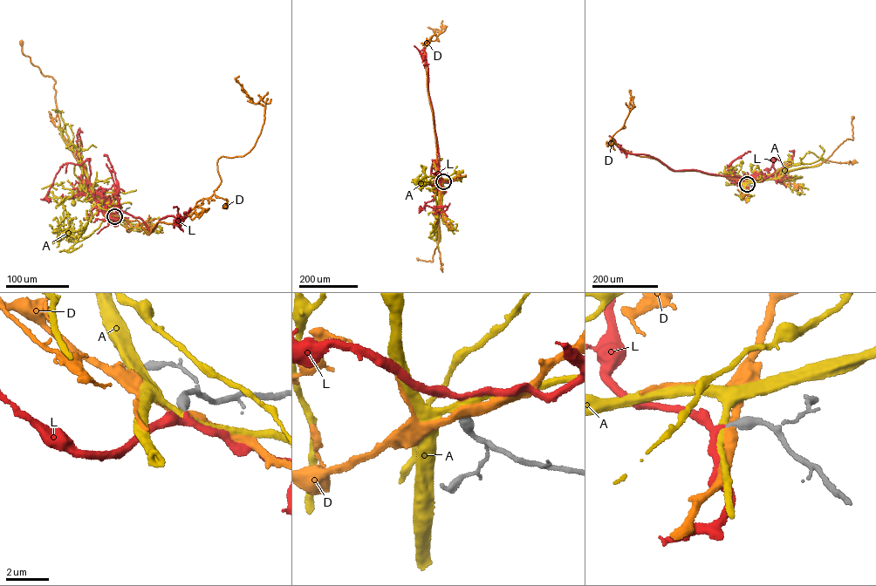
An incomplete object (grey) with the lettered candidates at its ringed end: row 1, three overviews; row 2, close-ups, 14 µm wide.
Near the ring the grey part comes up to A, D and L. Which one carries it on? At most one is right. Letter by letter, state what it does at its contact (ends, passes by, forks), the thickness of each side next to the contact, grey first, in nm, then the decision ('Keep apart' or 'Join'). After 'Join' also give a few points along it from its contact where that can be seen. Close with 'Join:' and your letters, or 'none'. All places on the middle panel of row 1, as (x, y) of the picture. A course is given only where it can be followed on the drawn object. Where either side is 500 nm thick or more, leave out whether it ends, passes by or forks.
A: It passes by. Thickness 360 nm (grey) against 280 nm. Keep apart
D: It passes by. Thickness 440 nm (grey) against 440 nm. Keep apart
L: It passes by. Thickness 300 nm (grey) against 240 nm. Join. Its course: (443, 181), (440, 181), (443, 193), (438, 203), (433, 199), (420, 211), (420, 208)
Join: L

